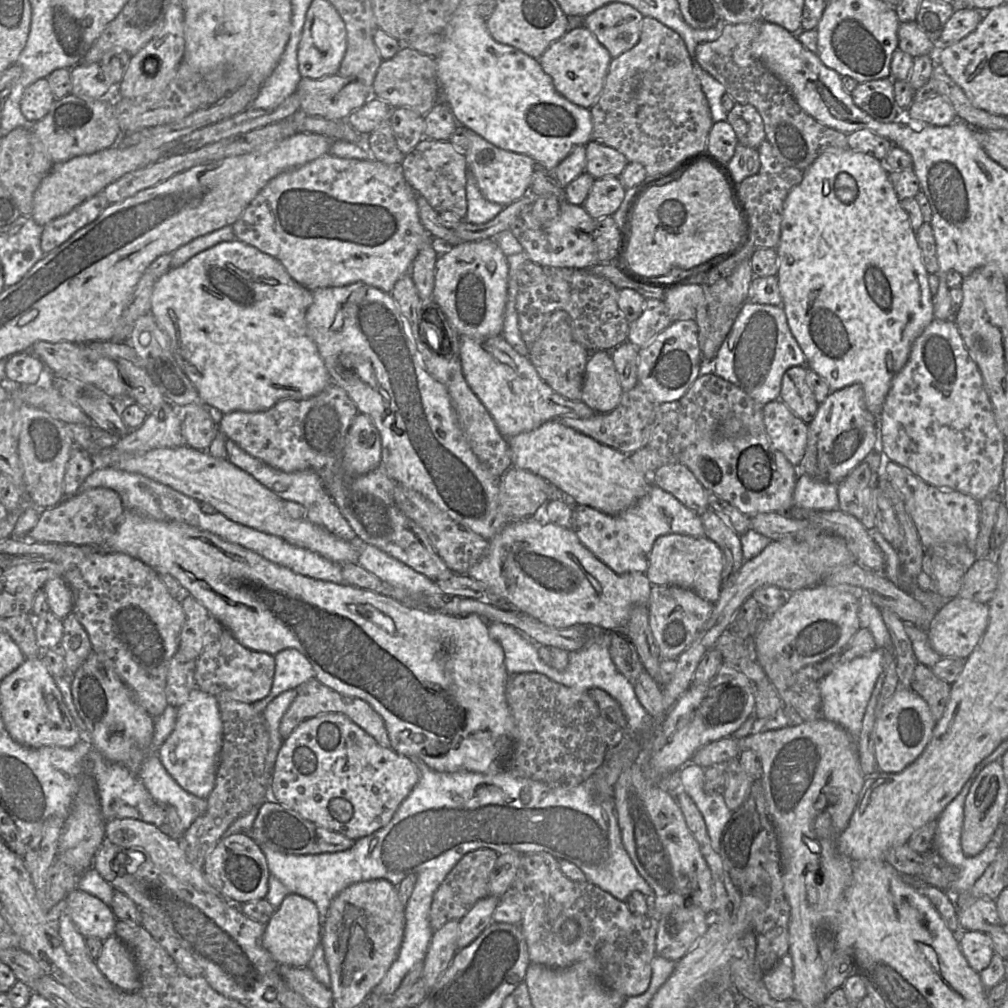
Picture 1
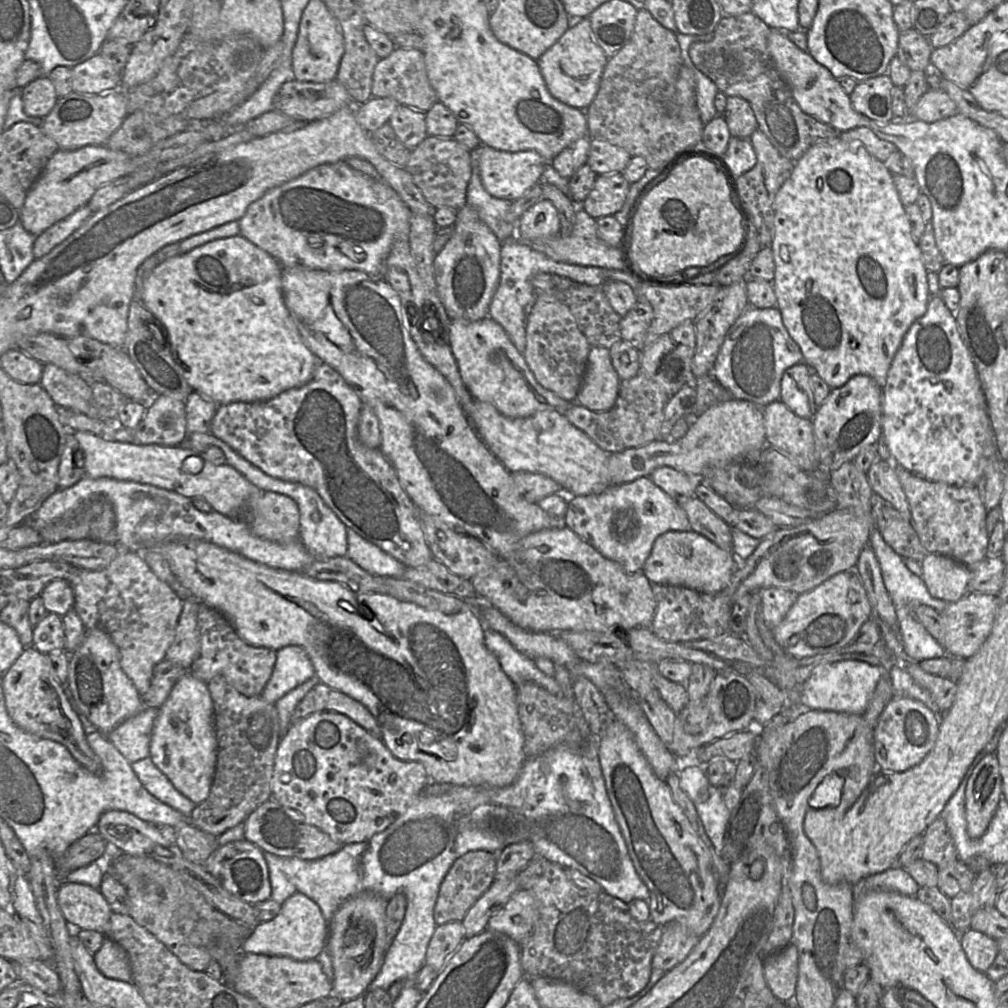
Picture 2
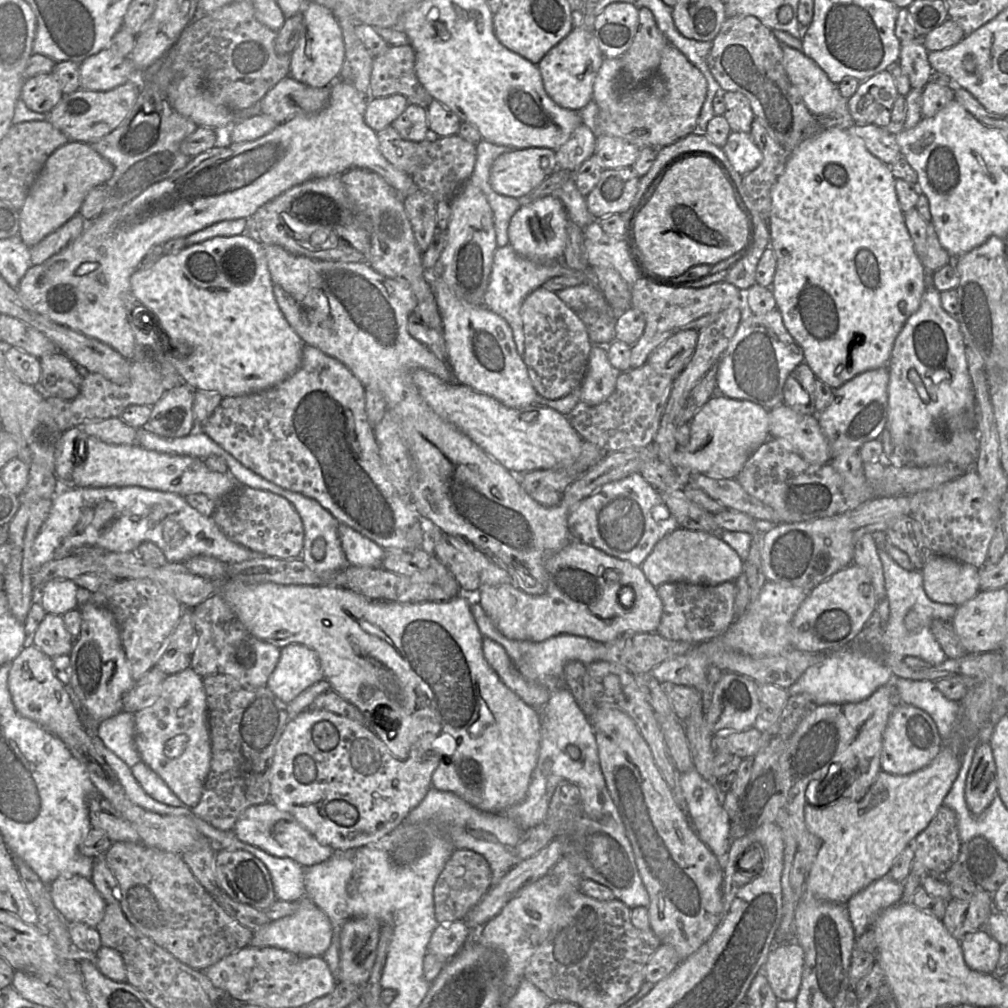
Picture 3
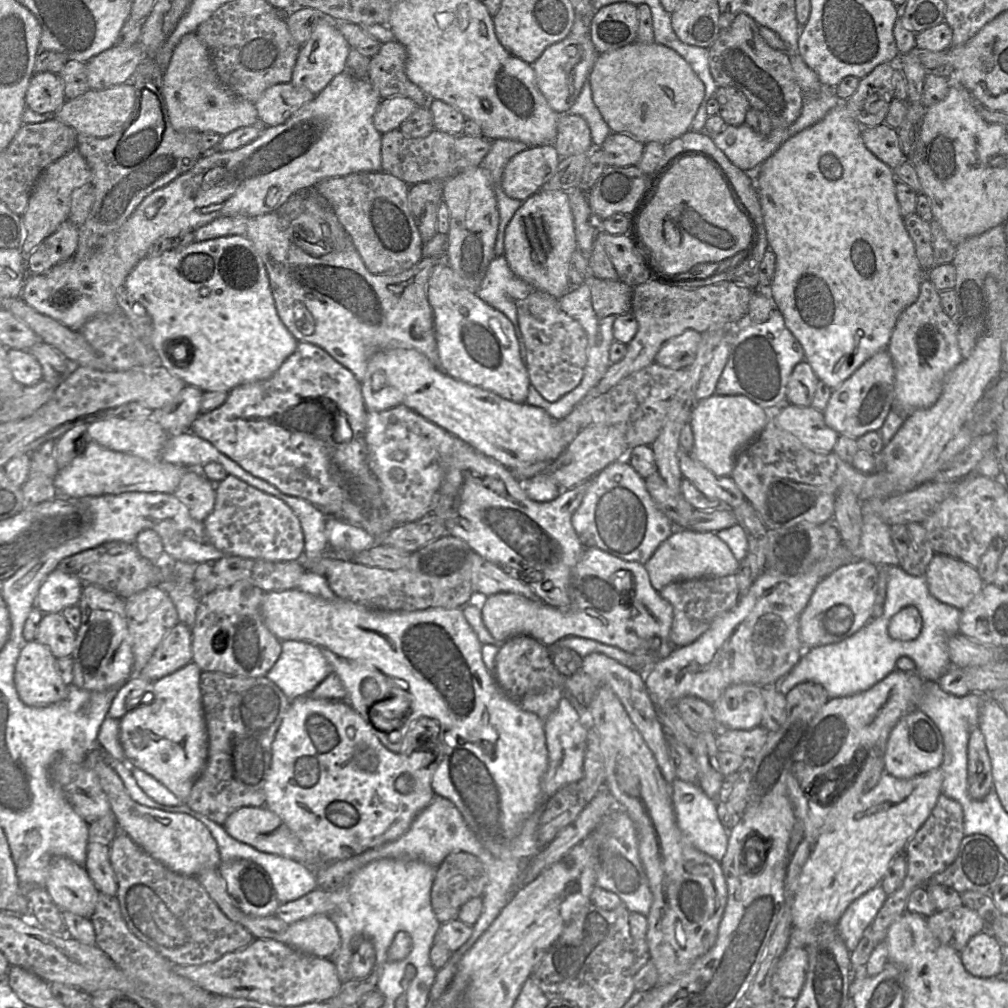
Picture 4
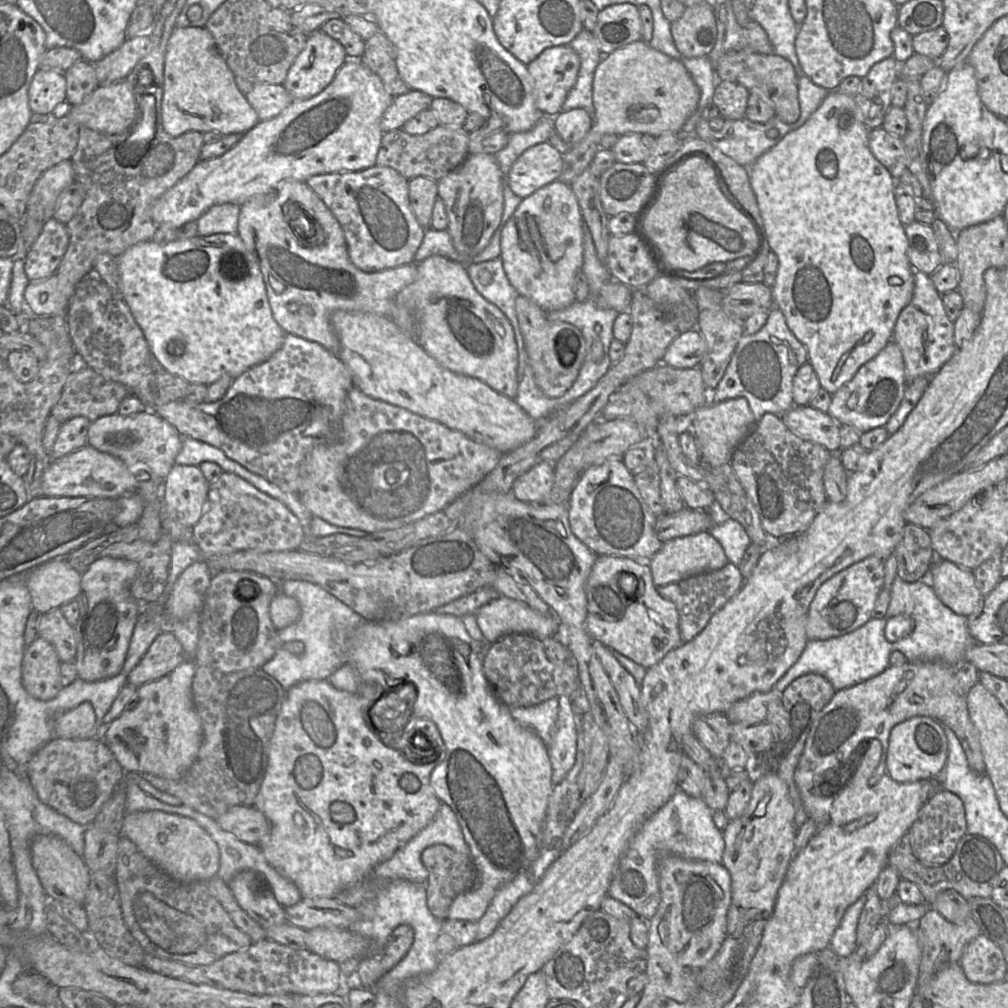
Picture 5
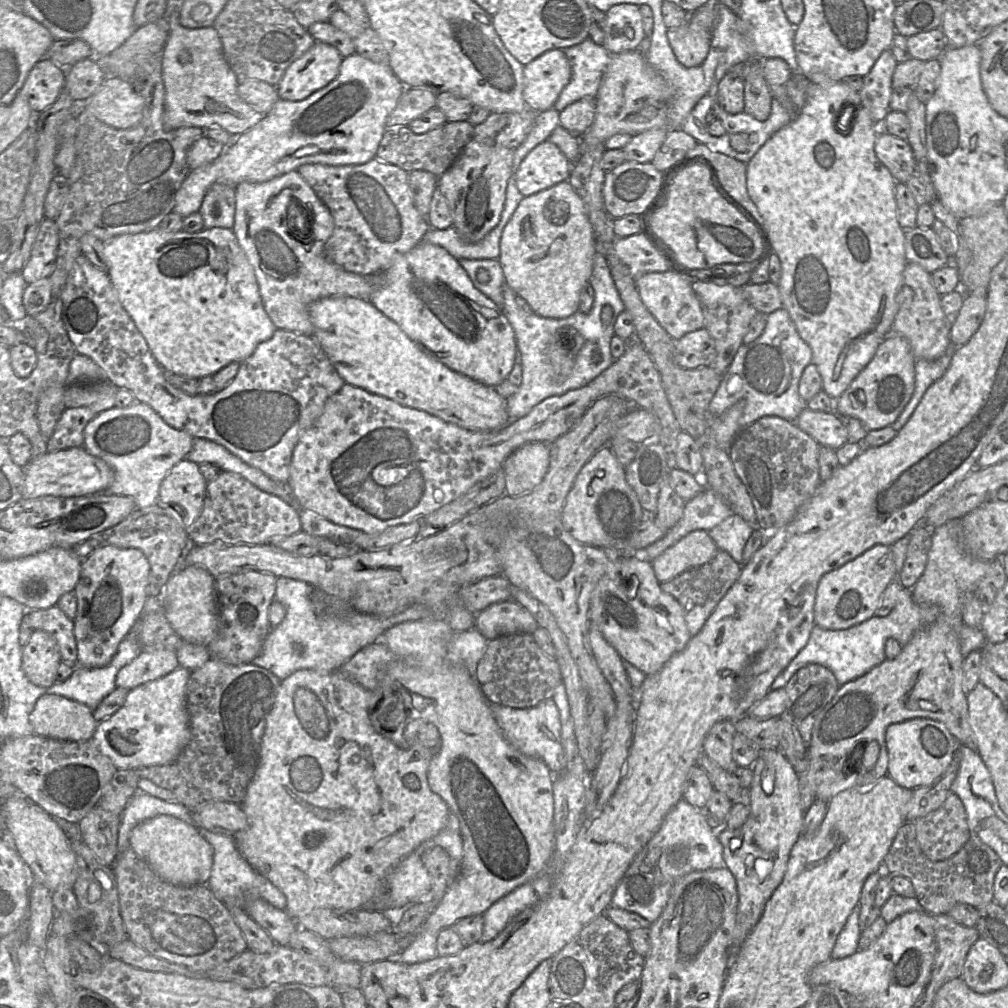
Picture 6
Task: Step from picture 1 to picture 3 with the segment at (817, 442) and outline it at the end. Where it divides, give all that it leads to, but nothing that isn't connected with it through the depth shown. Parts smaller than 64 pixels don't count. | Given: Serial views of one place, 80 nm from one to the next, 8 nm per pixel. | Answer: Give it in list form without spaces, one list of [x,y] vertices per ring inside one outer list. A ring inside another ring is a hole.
[[[881,367],[860,373],[833,389],[829,405],[817,414],[820,428],[829,444],[831,460],[847,449],[860,449],[866,442],[879,439],[888,418],[889,378],[888,368]]]

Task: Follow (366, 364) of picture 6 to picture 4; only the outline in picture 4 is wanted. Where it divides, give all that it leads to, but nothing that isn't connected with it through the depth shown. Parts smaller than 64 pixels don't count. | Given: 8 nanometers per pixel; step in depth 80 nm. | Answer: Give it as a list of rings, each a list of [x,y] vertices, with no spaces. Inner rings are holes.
[[[392,349],[375,353],[368,360],[365,376],[361,381],[361,395],[367,412],[380,412],[403,405],[507,469],[537,462],[553,462],[567,448],[559,420],[553,419],[545,410],[506,400],[491,391],[454,379],[413,349]]]

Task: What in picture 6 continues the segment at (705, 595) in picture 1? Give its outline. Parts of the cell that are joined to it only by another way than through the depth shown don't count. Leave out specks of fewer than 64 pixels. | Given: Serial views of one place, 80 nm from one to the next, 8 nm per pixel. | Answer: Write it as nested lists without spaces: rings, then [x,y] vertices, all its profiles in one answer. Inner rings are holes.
[[[699,529],[688,533],[650,563],[657,580],[663,583],[686,570],[706,564],[718,550],[709,533]]]

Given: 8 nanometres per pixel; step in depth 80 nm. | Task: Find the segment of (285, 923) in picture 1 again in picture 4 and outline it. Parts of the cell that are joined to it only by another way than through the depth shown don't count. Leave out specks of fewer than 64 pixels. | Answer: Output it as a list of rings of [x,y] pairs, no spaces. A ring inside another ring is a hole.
[[[316,914],[289,924],[278,941],[322,958],[330,958],[341,944],[336,925],[324,914]]]

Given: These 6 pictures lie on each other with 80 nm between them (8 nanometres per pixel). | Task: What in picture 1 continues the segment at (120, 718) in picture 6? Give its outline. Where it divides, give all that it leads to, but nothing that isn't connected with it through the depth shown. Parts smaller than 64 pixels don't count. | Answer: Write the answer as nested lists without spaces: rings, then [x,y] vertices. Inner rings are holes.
[[[195,687],[188,700],[177,707],[175,726],[158,749],[157,756],[185,791],[198,798],[206,798],[215,785],[222,742],[223,725],[217,699]]]

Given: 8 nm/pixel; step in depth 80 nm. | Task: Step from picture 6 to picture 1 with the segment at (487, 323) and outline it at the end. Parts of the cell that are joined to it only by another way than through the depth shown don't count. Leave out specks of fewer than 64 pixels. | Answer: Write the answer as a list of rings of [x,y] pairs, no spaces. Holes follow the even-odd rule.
[[[502,335],[486,338],[460,336],[459,358],[467,384],[493,418],[500,434],[506,439],[535,430],[545,422],[562,416],[589,418],[596,414],[581,400],[572,401],[556,393],[539,376],[529,358],[515,351]]]

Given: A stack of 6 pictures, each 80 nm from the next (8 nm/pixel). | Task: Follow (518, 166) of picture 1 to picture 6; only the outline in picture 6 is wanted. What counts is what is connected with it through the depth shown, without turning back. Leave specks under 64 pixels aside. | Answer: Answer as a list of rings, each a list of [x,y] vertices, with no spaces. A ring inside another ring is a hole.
[[[545,140],[521,161],[515,174],[516,187],[528,196],[568,181],[573,164],[555,144]]]

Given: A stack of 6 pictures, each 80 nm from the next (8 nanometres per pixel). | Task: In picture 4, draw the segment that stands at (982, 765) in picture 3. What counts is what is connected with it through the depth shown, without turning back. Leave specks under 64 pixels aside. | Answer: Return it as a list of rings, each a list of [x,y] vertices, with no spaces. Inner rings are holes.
[[[979,727],[969,735],[967,745],[967,788],[971,798],[983,799],[993,787],[991,762]]]

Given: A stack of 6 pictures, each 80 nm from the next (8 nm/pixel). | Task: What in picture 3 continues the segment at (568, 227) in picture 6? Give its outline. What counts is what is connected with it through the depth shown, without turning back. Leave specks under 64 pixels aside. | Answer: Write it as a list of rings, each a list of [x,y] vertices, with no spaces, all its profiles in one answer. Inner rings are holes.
[[[550,194],[532,202],[522,203],[509,223],[509,244],[522,257],[537,261],[562,260],[566,244],[567,220],[564,205],[555,195]]]

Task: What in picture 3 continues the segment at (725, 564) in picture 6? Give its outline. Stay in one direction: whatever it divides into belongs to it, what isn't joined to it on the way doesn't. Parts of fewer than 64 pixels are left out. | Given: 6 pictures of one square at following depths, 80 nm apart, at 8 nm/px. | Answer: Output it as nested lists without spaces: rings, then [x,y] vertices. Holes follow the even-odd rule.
[[[726,581],[718,585],[669,582],[658,586],[656,590],[663,604],[657,633],[668,640],[698,644],[719,637],[735,620],[734,581]]]

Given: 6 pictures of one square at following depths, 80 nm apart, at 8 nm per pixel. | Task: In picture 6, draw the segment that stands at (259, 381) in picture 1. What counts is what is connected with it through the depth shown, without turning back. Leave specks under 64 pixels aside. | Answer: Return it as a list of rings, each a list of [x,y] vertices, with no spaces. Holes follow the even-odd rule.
[[[156,228],[138,234],[119,235],[103,243],[104,258],[107,265],[106,272],[117,291],[119,301],[144,337],[153,357],[166,373],[195,379],[214,376],[220,369],[231,362],[243,362],[249,358],[256,347],[260,343],[269,340],[277,330],[263,307],[254,269],[232,230],[227,228],[210,228],[202,229],[195,233],[188,233],[182,230],[178,232],[164,232]]]

